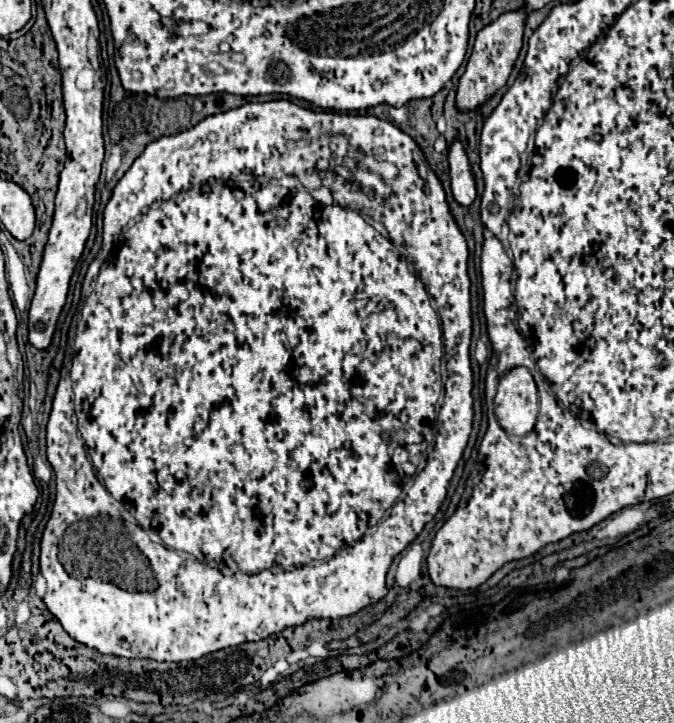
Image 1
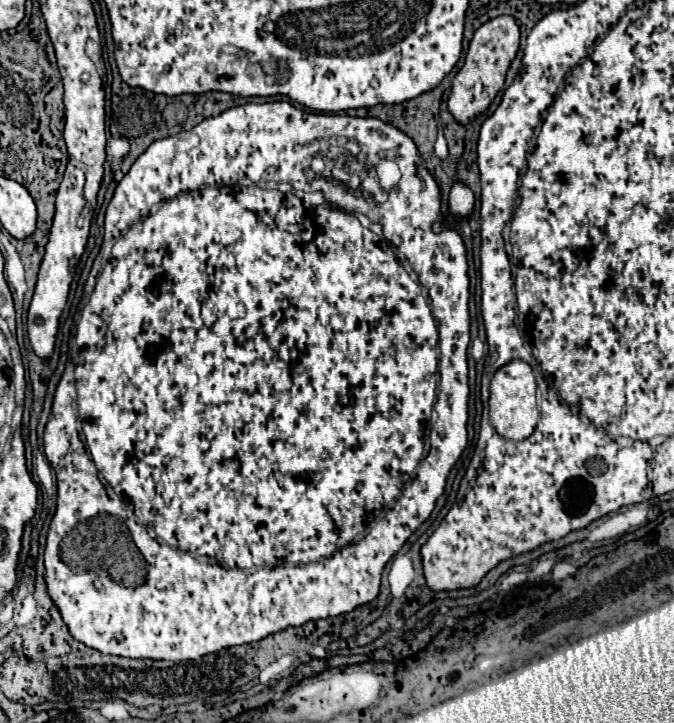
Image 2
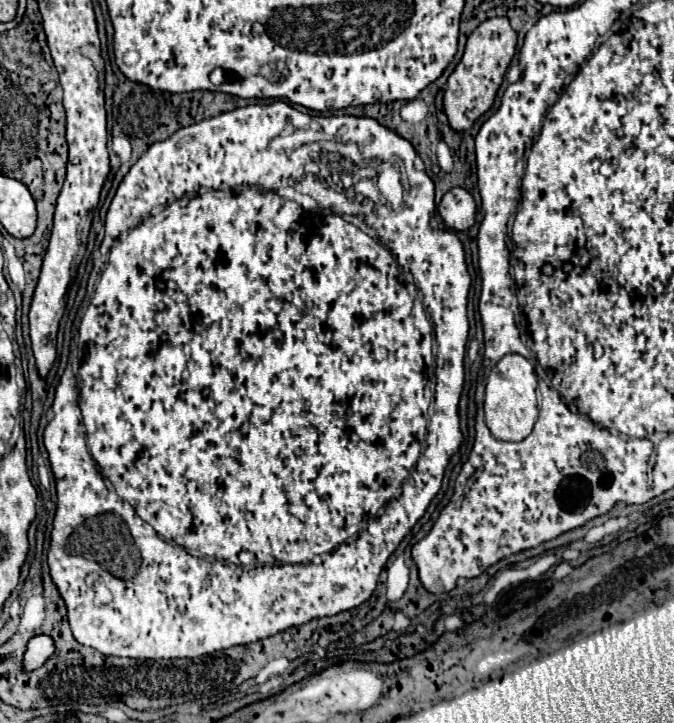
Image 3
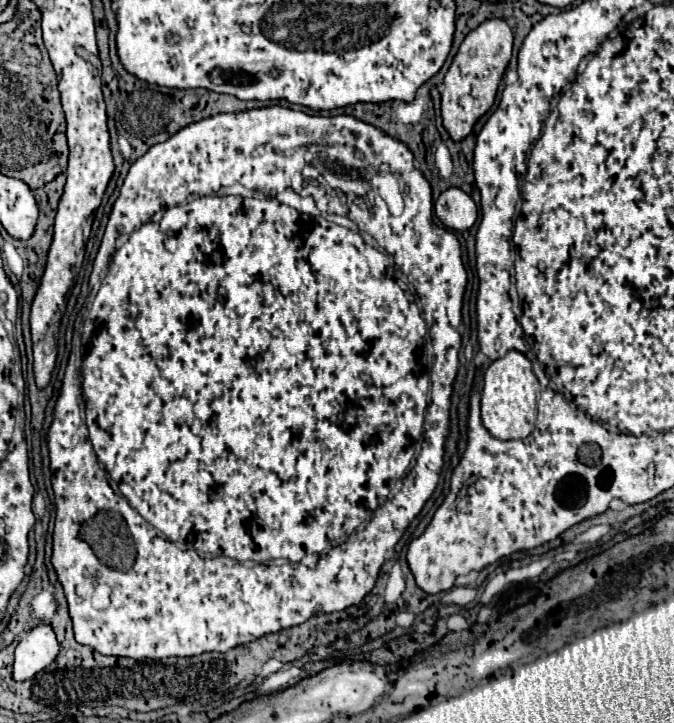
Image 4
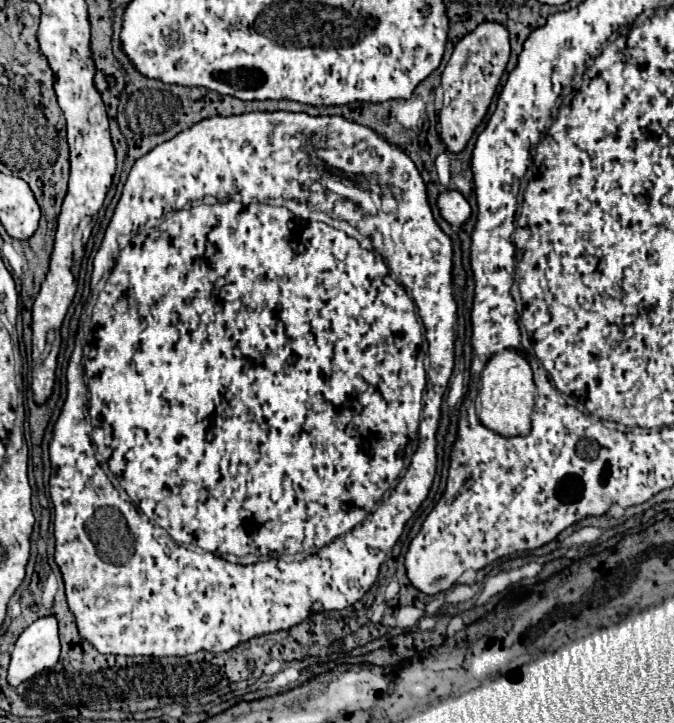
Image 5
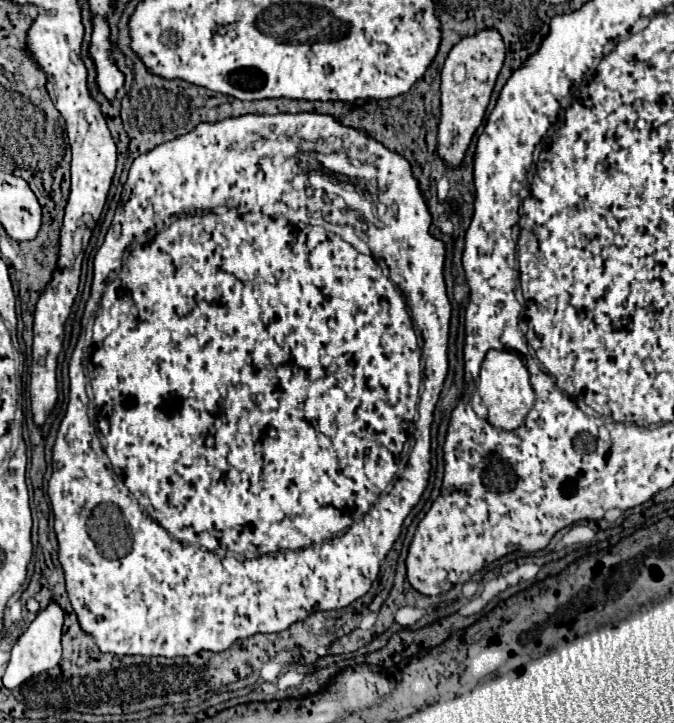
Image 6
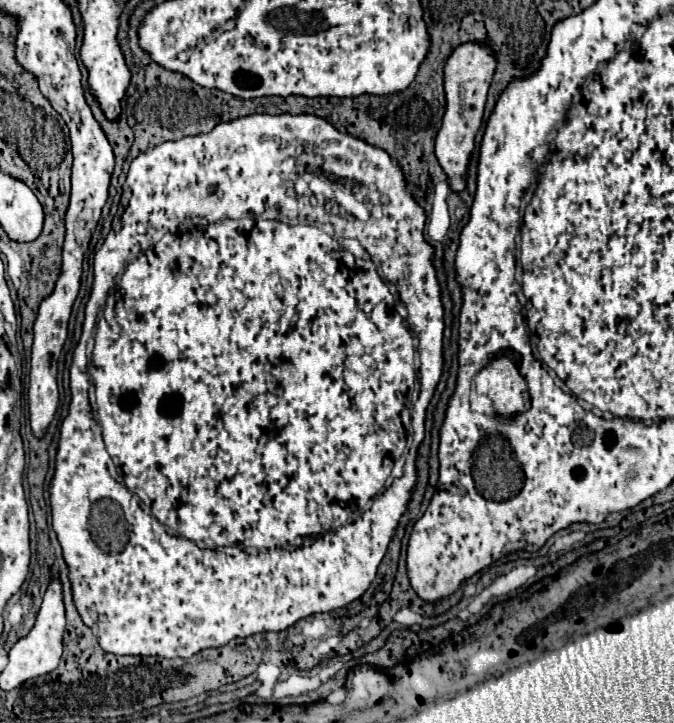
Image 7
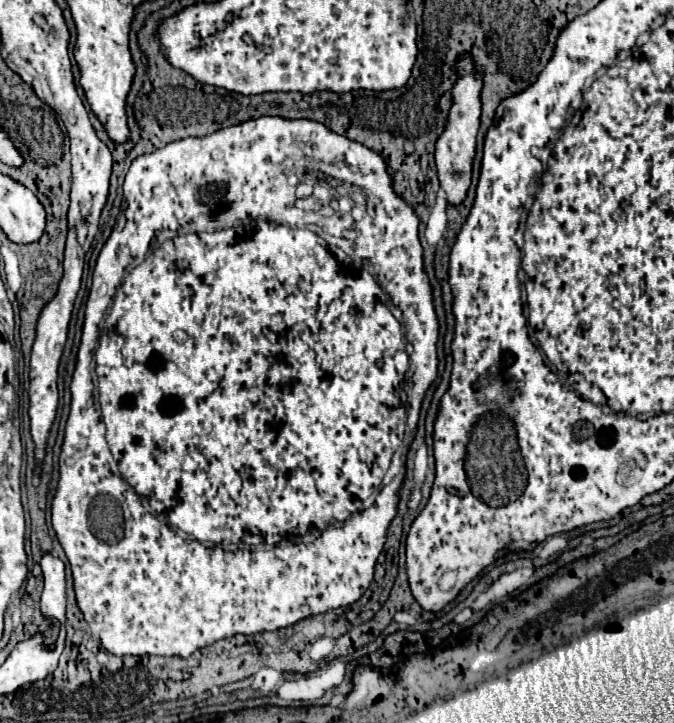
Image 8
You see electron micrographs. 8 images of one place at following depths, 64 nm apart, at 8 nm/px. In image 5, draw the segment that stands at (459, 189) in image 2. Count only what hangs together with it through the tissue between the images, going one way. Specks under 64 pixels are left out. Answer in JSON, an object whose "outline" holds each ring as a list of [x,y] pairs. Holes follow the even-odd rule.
{"outline":[[[444,190],[444,192],[440,192],[436,204],[438,204],[438,210],[440,210],[442,218],[448,224],[456,226],[456,228],[466,224],[470,220],[470,216],[472,216],[472,208],[470,208],[468,200],[458,190]]]}

